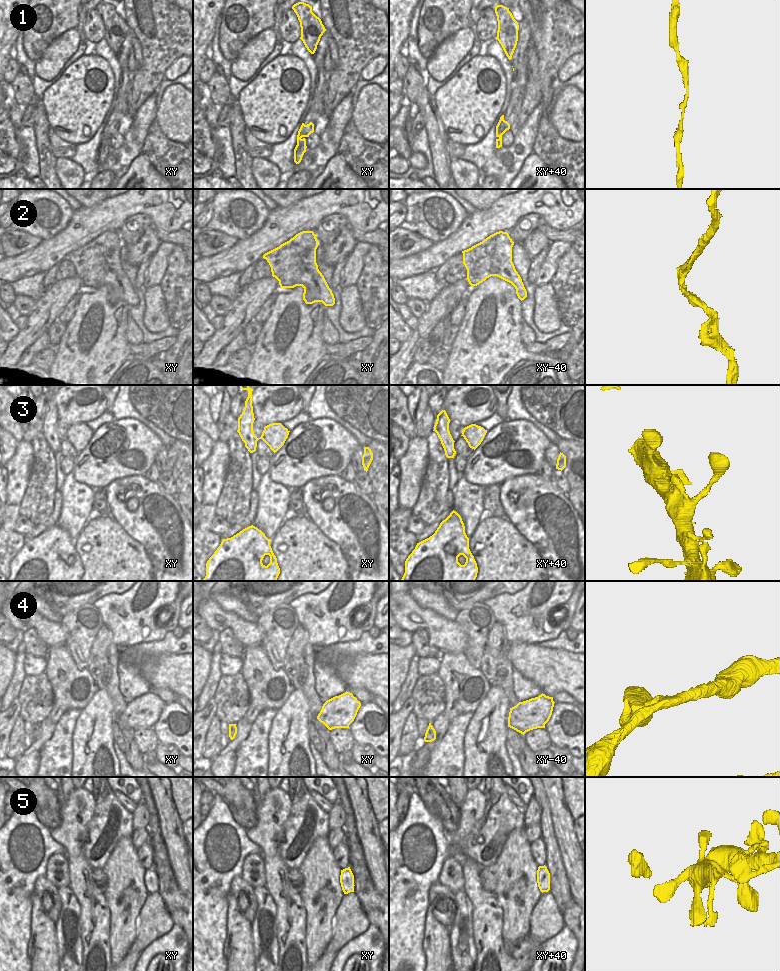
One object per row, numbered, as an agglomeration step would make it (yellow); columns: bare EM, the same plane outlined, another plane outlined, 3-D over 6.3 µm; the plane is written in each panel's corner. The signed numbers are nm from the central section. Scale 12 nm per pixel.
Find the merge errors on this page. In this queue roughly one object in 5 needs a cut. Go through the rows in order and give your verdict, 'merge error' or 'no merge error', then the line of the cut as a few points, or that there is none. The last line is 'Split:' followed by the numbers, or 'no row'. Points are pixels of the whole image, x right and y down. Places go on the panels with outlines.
1: no merge error | no cut
2: no merge error | no cut
3: no merge error | no cut
4: no merge error | no cut
5: no merge error | no cut
Split: no row

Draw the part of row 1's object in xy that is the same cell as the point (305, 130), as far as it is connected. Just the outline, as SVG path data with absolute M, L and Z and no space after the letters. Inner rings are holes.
M310 122L309 124L305 125L302 123L298 135L297 135L297 145L294 149L294 162L299 164L302 160L304 153L306 152L306 137L309 137L311 133L314 132L314 124Z

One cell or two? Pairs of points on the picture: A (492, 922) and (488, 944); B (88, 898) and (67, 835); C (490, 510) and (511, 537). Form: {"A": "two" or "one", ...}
{"A": "one", "B": "one", "C": "two"}

